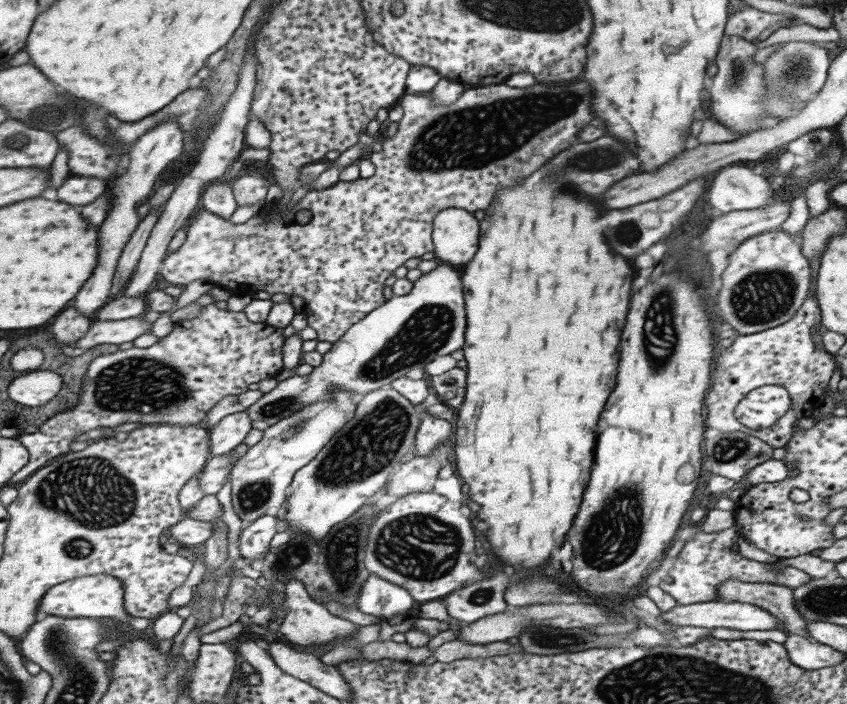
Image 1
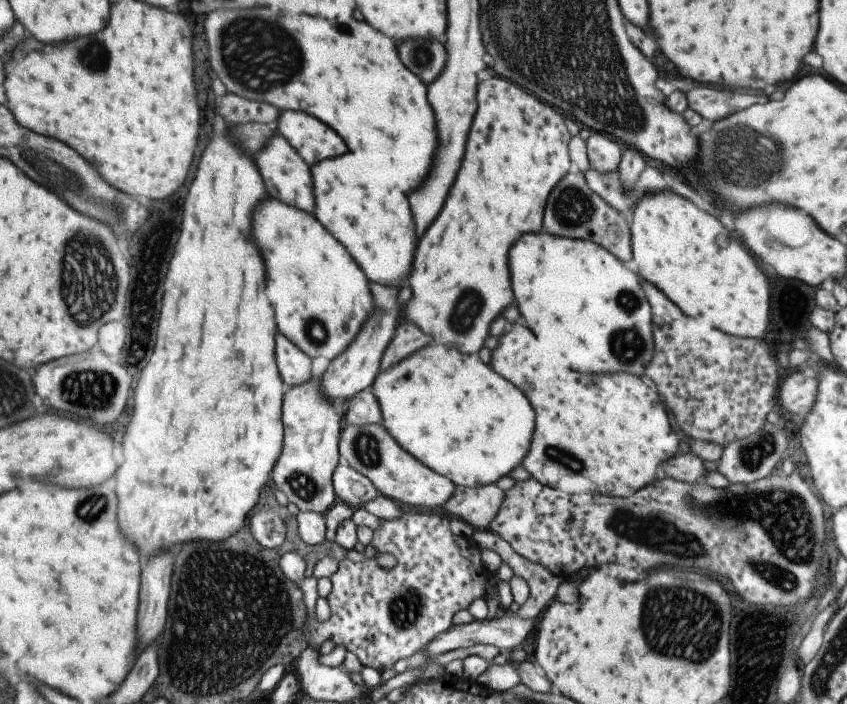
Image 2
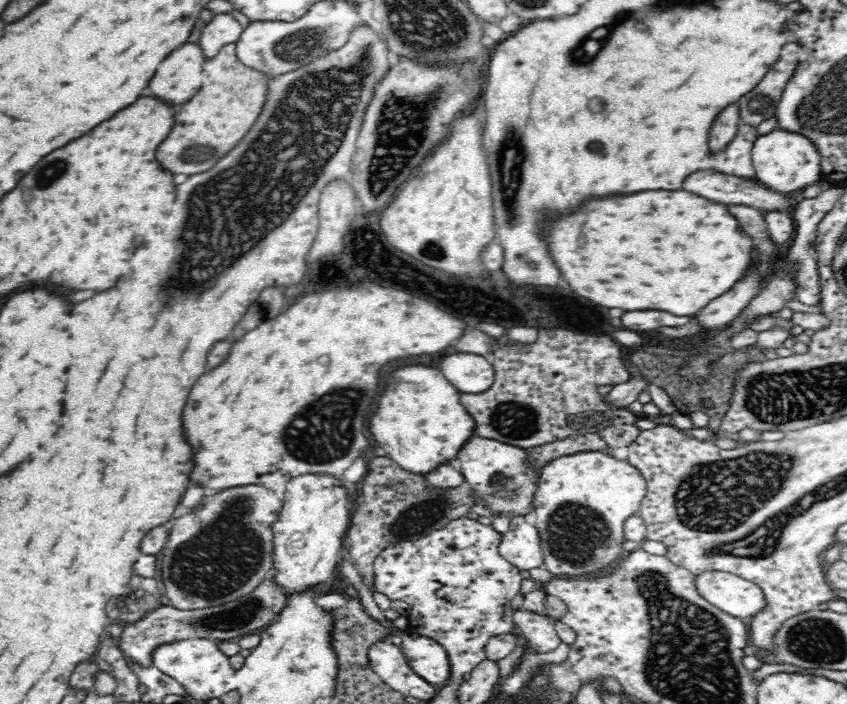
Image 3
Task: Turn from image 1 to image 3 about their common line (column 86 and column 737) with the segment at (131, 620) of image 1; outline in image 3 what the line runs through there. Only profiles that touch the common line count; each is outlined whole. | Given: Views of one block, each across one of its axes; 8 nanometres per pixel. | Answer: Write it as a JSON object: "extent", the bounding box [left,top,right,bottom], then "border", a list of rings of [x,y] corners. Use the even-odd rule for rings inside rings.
{"extent":[694,570,766,619],"border":[[[704,570],[694,575],[694,585],[716,609],[739,619],[759,614],[766,606],[757,584],[724,570]]]}

